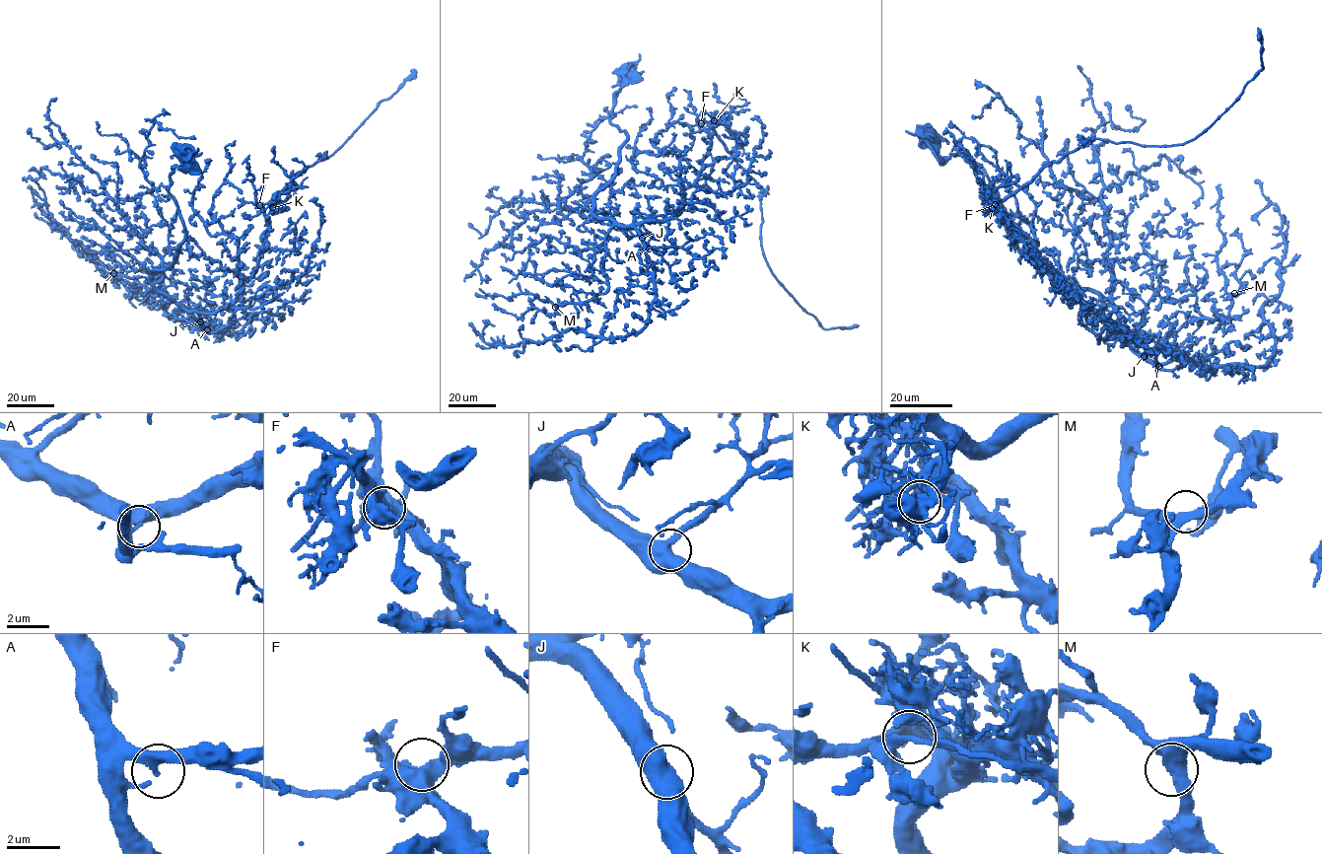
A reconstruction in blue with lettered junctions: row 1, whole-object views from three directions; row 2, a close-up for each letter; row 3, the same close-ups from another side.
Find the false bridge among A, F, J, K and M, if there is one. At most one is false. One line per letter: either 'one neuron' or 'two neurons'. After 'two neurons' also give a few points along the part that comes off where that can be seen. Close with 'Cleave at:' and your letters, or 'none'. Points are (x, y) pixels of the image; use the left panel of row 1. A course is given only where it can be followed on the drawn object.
A: one neuron
F: one neuron
J: one neuron
K: two neurons; course (271, 208), (278, 209), (272, 200), (297, 173), (315, 163), (318, 155), (320, 160), (333, 153), (414, 69)
M: one neuron
Cleave at: K

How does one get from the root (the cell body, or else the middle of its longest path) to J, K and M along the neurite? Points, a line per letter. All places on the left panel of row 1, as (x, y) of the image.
J: (182, 152), (182, 167), (173, 167), (169, 192), (184, 239), (174, 259), (153, 271), (151, 282), (200, 321)
K: (182, 152), (169, 192), (184, 239), (151, 282), (186, 309), (238, 298), (271, 208)
M: (182, 152), (169, 192), (184, 239), (151, 279), (171, 301), (165, 307), (167, 293), (131, 292), (113, 273)

